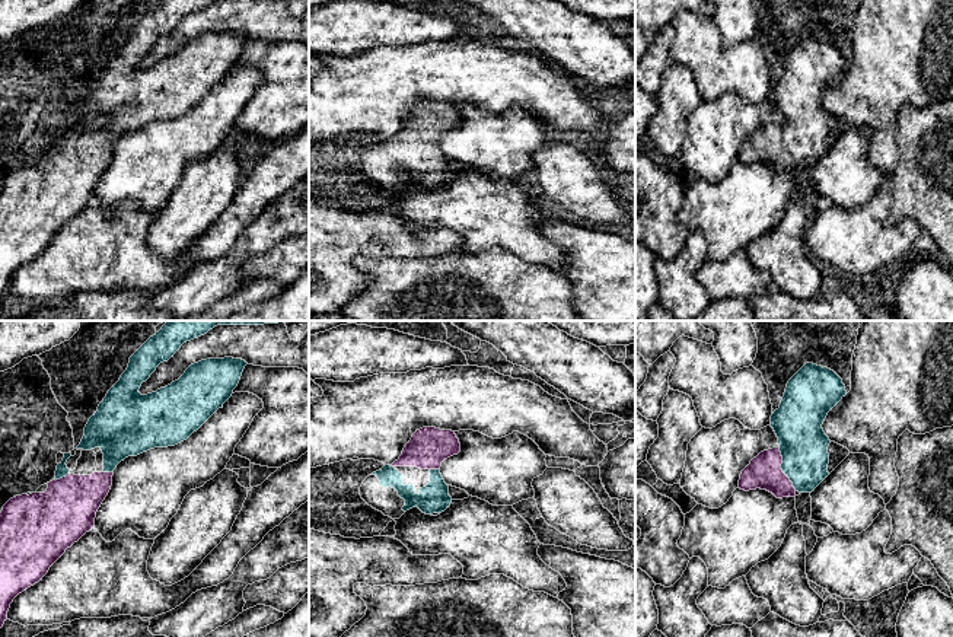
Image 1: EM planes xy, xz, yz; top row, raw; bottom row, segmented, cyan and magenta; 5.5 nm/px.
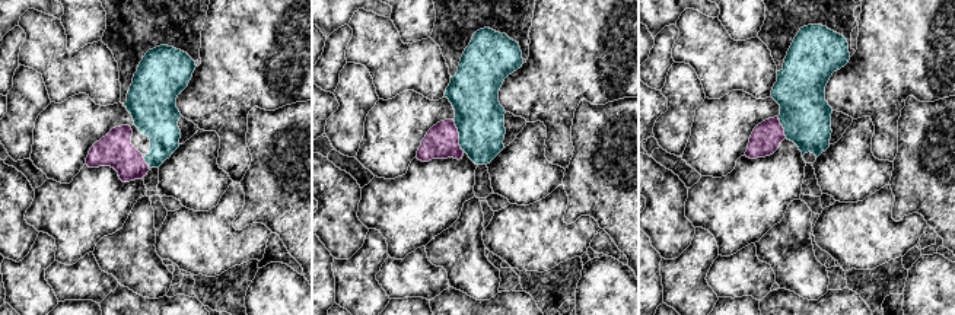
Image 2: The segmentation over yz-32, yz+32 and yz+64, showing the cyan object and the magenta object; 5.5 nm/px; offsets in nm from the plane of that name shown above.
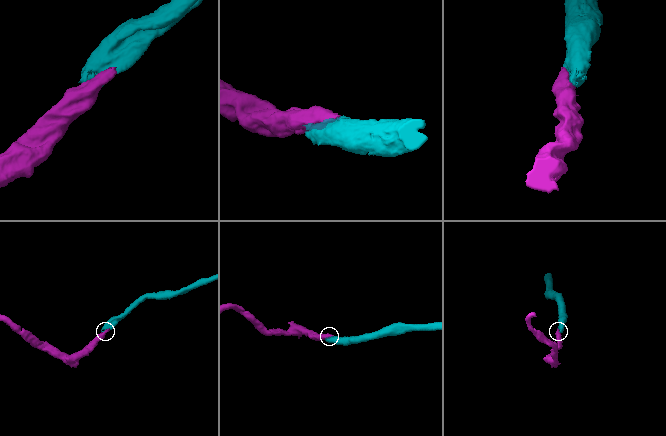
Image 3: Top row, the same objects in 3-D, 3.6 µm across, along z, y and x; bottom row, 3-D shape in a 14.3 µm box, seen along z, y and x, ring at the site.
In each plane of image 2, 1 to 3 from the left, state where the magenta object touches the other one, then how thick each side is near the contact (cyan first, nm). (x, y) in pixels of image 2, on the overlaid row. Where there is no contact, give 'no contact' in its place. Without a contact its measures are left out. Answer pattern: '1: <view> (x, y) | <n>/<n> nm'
1: yz-32 (146, 162) | 220/190 nm
2: yz+32 (460, 136) | 280/190 nm
3: yz+64 (783, 127) | 280/160 nm

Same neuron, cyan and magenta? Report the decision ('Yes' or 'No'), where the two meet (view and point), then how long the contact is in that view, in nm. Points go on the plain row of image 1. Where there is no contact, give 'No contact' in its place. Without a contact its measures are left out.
Yes. Touches cyan at yz (781, 142). Shared border 260 nm

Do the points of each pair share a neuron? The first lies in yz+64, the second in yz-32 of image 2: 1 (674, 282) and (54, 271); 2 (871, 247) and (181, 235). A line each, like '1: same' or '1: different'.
1: different
2: same

